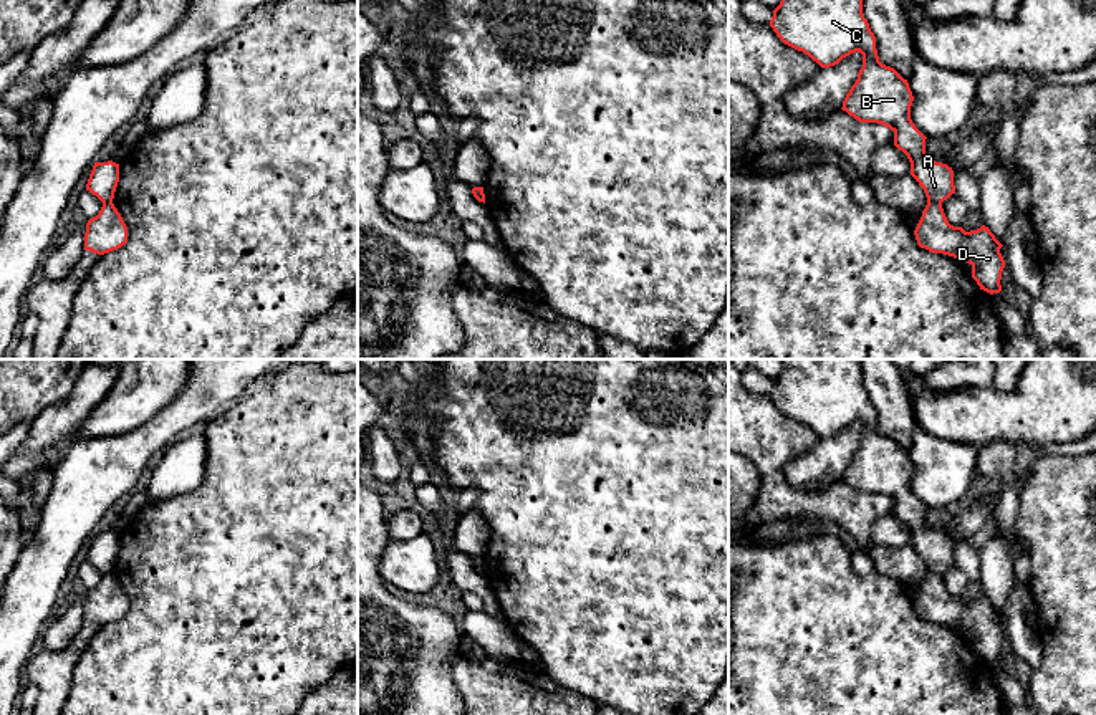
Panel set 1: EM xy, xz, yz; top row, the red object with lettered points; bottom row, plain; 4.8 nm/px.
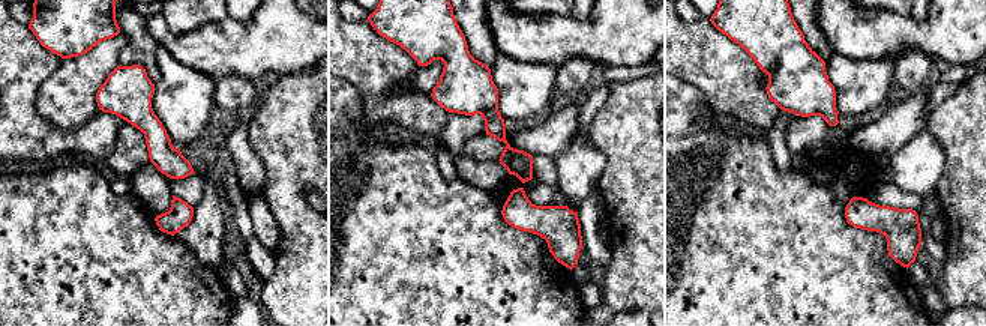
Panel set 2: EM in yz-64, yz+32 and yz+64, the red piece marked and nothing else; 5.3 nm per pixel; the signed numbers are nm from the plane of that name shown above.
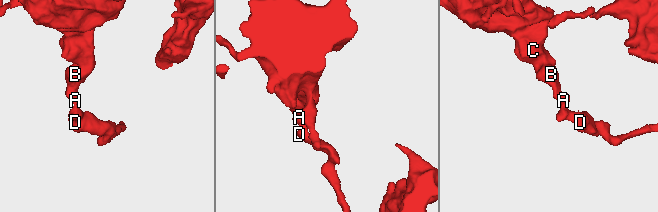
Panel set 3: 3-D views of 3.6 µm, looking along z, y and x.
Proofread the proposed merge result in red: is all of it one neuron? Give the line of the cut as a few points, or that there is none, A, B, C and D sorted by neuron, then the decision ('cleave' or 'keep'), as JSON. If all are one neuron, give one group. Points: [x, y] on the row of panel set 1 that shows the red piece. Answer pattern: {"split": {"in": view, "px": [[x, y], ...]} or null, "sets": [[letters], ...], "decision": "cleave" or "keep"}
{"split": {"in": "yz", "px": [[927, 201], [941, 204]]}, "sets": [["A", "B", "C"], ["D"]], "decision": "cleave"}

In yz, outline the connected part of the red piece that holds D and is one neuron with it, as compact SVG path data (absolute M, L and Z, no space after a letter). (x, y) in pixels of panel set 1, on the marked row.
M927 202L914 230L917 245L932 253L944 253L972 265L972 278L980 290L993 295L1002 291L1003 247L988 227L965 232L949 223L942 204Z

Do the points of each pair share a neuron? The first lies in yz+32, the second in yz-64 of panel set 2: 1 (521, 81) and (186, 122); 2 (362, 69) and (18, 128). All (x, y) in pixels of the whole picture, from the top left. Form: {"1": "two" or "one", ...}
{"1": "one", "2": "one"}

